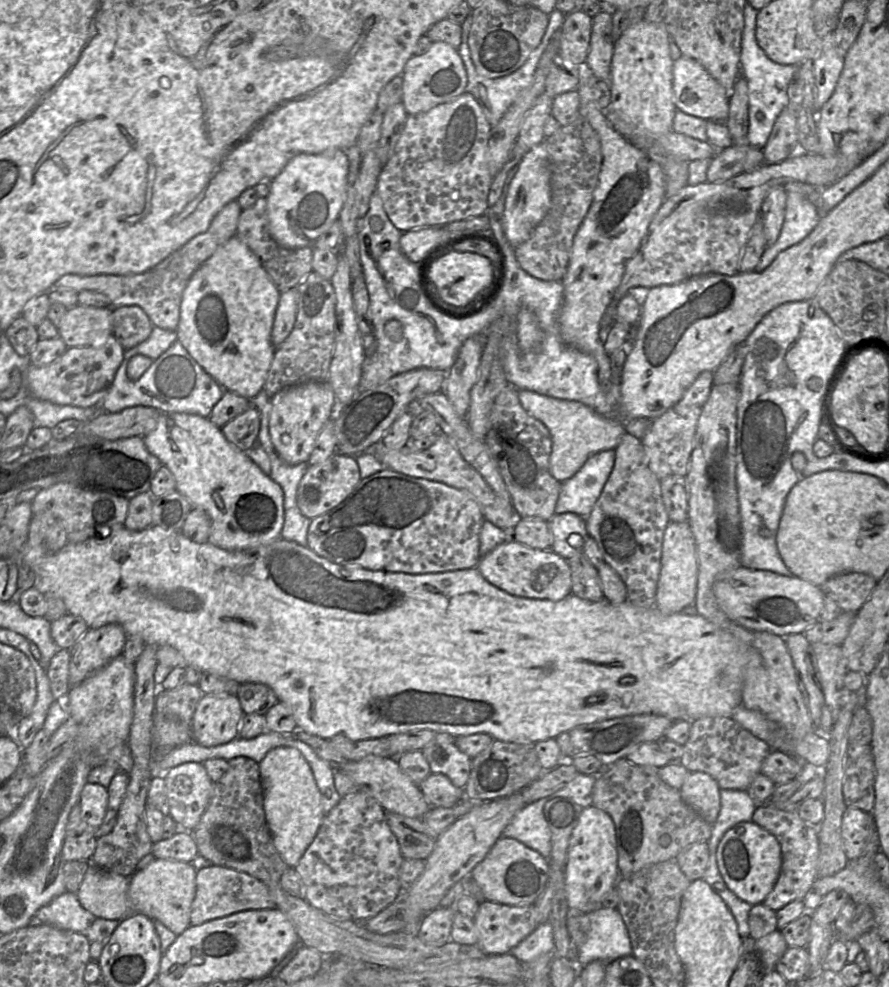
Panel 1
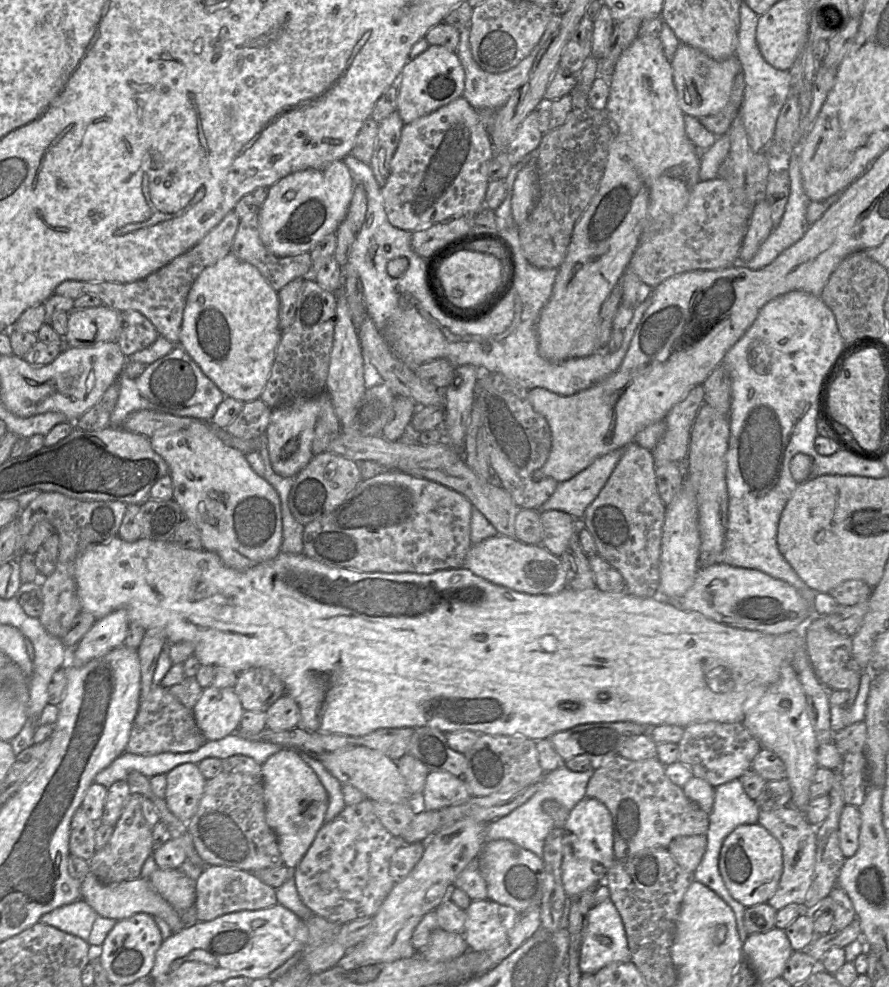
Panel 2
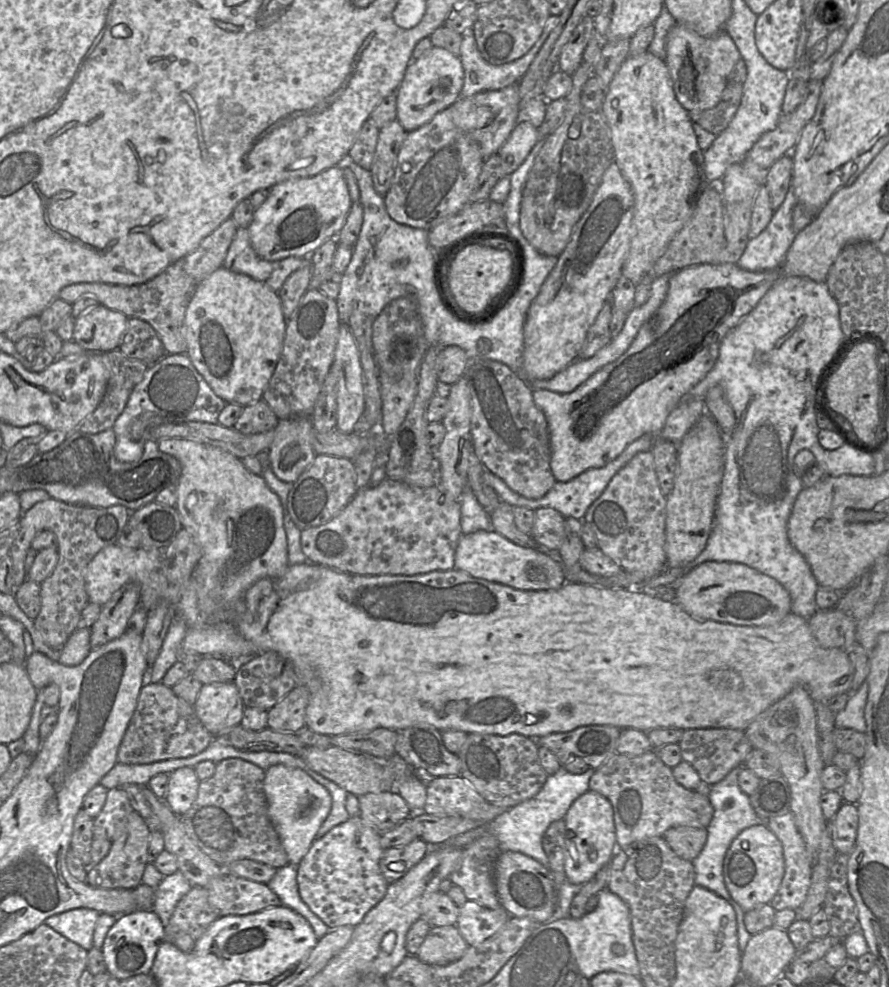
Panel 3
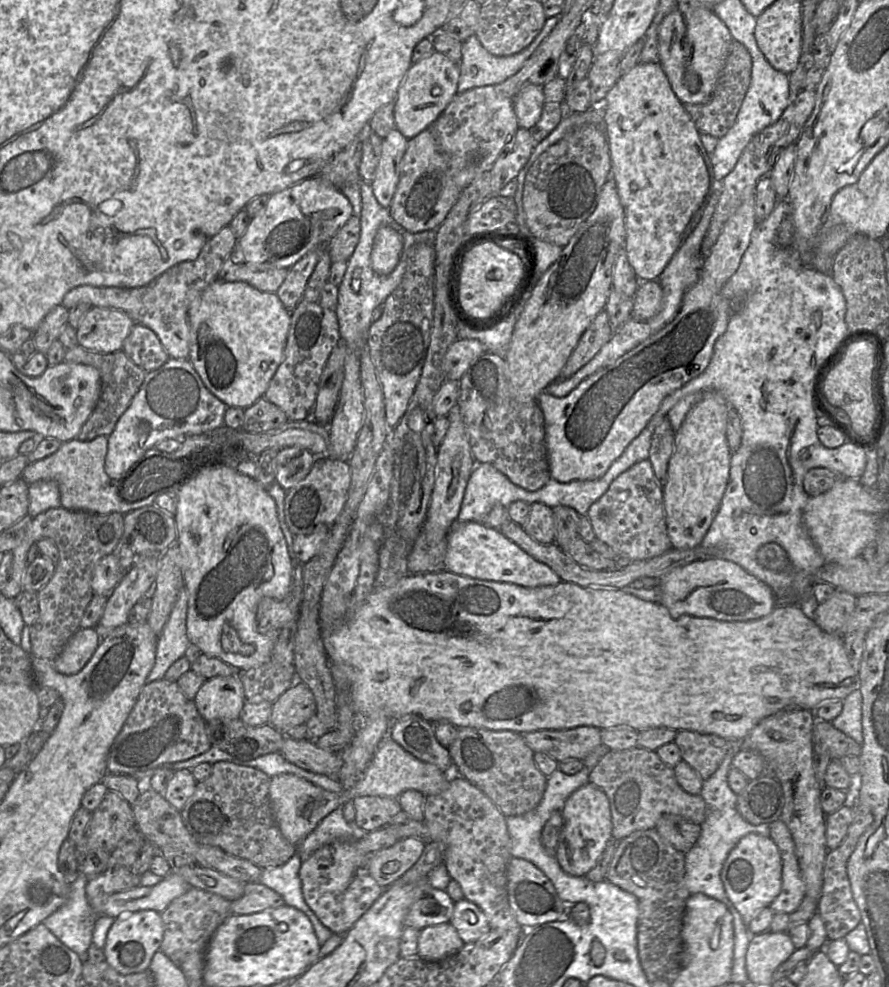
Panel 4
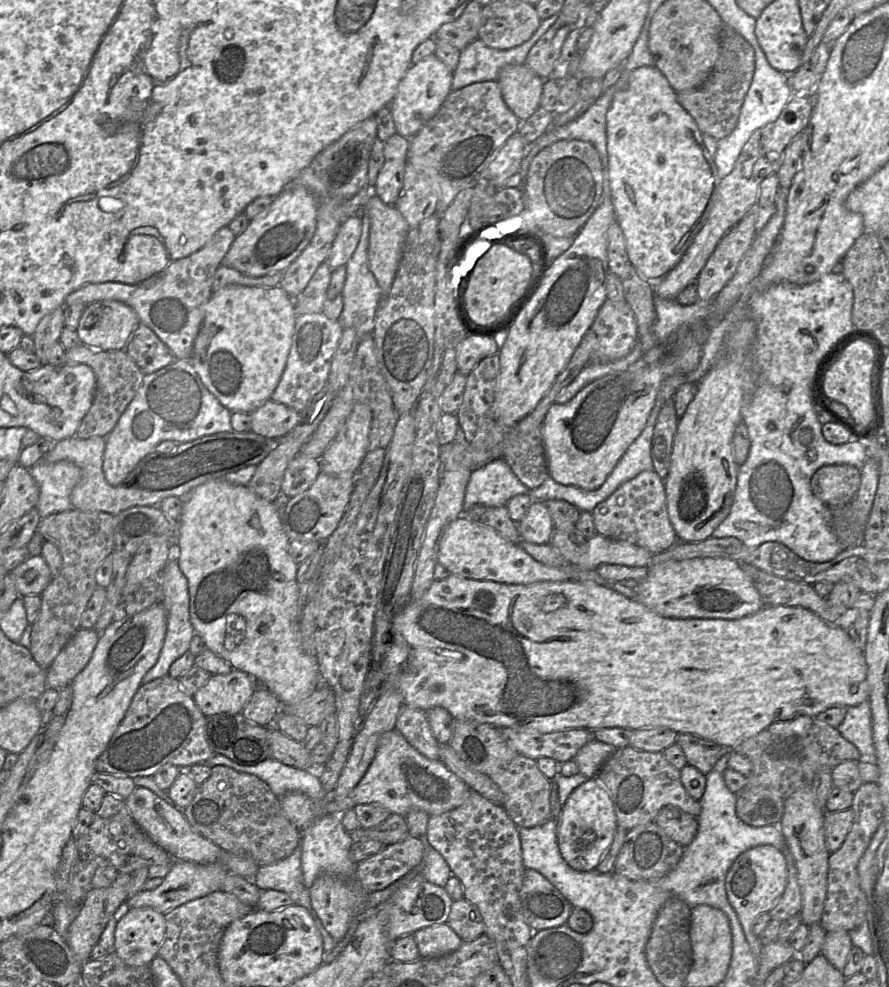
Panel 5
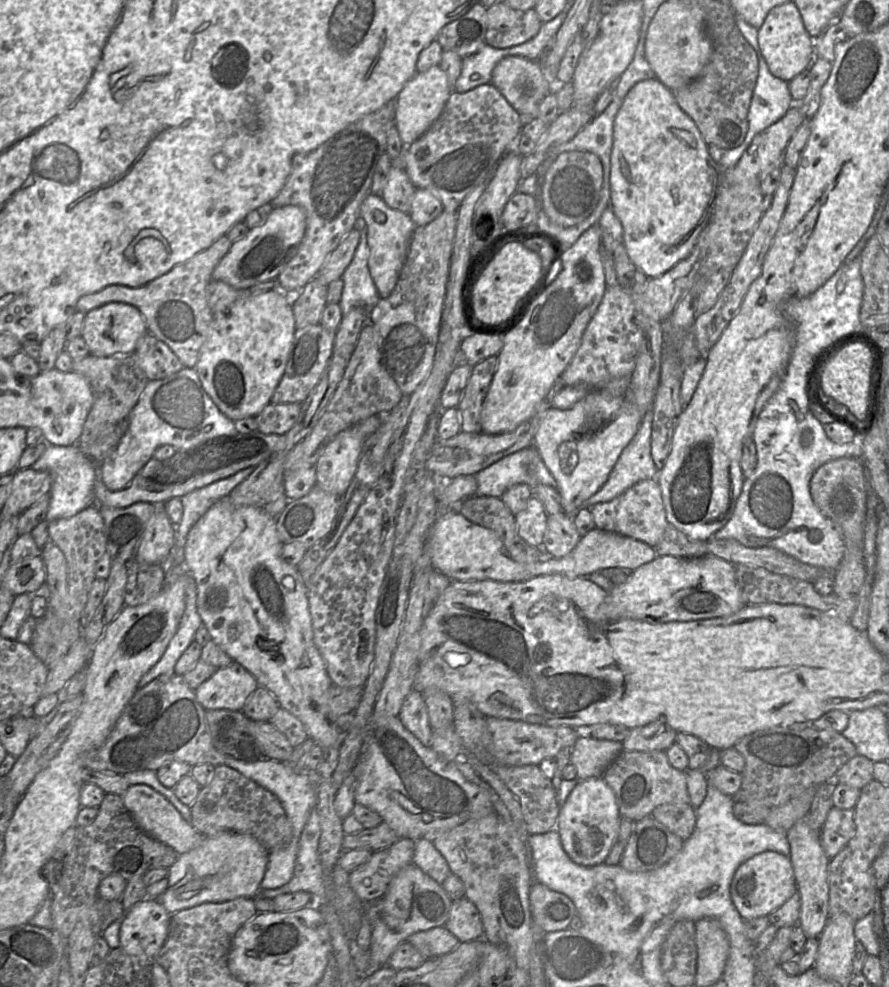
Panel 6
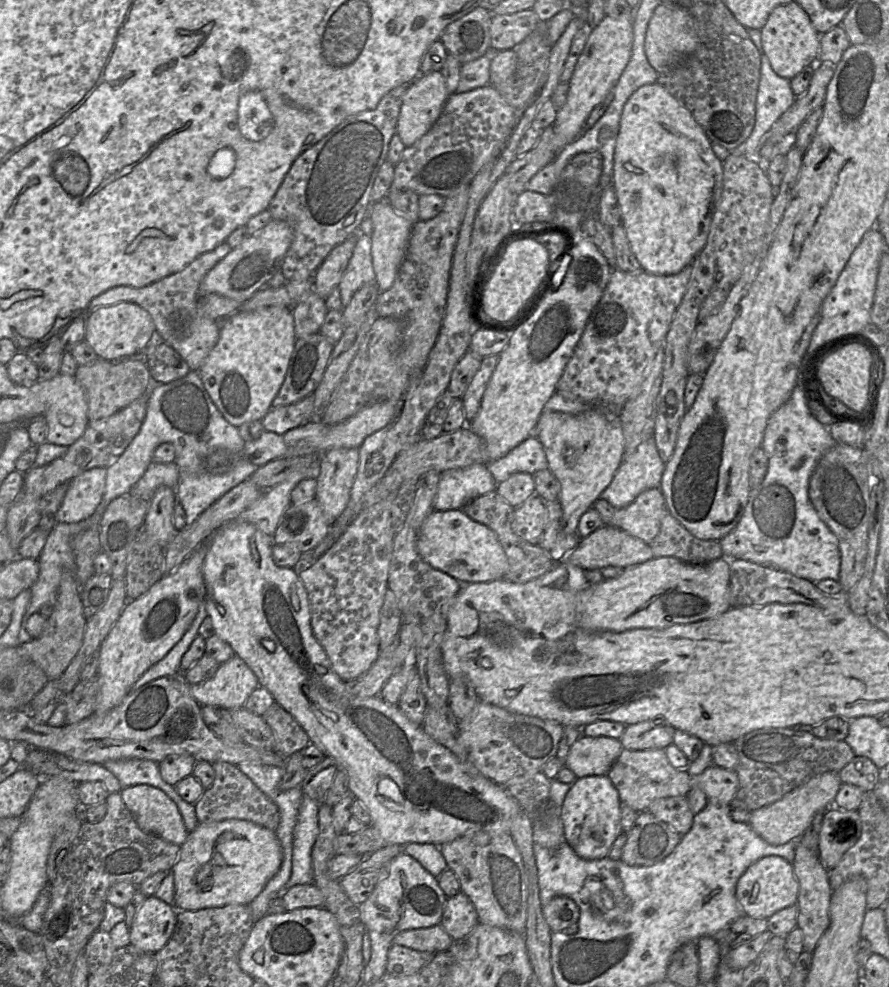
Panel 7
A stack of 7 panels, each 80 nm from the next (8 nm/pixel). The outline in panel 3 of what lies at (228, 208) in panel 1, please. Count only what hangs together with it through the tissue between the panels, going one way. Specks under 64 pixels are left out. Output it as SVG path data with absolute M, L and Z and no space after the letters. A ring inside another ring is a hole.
M232 217L227 218L199 246L170 264L153 279L139 285L118 285L108 283L75 283L62 288L59 297L73 304L83 295L95 297L99 304L120 311L129 318L138 318L149 323L157 332L167 354L186 354L184 320L187 307L197 286L217 269L221 268L237 231Z

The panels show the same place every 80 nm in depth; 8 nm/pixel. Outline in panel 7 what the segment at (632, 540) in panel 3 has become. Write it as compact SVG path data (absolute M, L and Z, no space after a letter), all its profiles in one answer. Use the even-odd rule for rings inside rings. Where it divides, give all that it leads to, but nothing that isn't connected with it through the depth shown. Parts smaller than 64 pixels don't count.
M660 488L643 491L624 508L615 508L600 497L593 508L599 513L604 526L618 528L649 545L658 535L661 521L668 512Z

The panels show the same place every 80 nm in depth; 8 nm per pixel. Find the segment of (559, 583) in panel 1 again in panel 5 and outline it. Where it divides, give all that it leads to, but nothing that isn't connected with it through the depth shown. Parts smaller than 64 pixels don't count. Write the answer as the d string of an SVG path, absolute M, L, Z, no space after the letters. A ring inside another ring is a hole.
M460 515L444 530L439 542L437 562L444 574L481 581L533 584L540 581L570 580L566 569L547 566L536 561L520 544L507 541L494 529L465 515Z

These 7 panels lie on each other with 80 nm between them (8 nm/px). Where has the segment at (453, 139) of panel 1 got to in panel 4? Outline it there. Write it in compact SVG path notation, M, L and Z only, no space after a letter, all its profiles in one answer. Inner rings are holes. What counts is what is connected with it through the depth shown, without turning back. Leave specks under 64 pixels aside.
M430 128L408 140L401 162L399 181L388 207L392 218L405 231L436 230L444 221L461 191L449 176L448 166Z

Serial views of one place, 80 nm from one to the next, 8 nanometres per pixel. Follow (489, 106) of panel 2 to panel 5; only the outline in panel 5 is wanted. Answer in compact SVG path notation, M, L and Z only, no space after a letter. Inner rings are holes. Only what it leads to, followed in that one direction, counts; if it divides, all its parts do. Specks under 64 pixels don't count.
M558 15L541 21L534 35L520 46L499 50L486 46L479 38L461 51L459 64L453 73L452 90L459 90L478 82L495 81L507 65L525 64L533 46L555 24Z

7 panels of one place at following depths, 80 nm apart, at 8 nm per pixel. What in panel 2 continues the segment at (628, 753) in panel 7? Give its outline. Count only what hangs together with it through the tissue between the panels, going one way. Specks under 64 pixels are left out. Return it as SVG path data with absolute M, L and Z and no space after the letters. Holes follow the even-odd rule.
M618 755L606 761L594 770L587 785L586 796L601 801L612 816L615 859L630 857L645 848L668 848L671 841L679 836L705 835L710 824L710 814L689 800L683 789L669 779L665 766L658 758L633 761Z

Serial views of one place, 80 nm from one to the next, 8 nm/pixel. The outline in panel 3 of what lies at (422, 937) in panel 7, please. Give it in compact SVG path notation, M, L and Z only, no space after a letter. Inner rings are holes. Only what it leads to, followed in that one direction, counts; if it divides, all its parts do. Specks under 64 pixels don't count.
M455 925L431 927L416 956L433 966L444 966L460 959L468 948Z

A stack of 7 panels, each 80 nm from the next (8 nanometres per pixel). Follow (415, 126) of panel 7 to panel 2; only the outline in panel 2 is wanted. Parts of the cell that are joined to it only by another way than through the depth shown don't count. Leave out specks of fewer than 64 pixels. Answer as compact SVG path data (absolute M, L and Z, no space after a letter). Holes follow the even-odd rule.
M439 45L410 58L398 80L397 111L405 124L425 116L463 95L465 71L457 53Z

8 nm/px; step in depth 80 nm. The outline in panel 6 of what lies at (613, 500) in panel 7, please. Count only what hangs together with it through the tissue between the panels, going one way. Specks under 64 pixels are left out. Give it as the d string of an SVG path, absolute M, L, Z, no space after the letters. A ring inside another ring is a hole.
M653 406L643 416L638 432L623 450L605 484L584 503L585 508L609 502L634 484L656 479L659 470L651 455Z

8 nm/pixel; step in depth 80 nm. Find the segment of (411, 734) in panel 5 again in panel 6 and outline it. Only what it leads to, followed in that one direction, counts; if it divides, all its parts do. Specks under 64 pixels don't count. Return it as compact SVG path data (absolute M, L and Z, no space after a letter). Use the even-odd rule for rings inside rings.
M412 689L398 715L404 727L425 746L431 746L432 728L422 693Z

